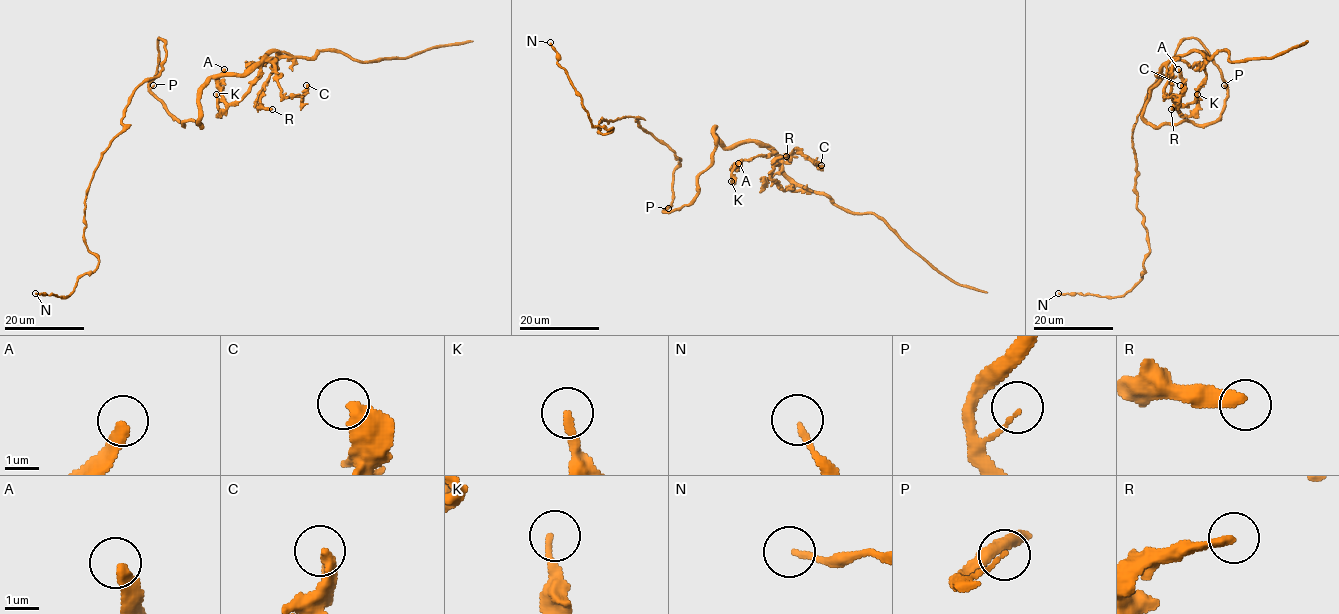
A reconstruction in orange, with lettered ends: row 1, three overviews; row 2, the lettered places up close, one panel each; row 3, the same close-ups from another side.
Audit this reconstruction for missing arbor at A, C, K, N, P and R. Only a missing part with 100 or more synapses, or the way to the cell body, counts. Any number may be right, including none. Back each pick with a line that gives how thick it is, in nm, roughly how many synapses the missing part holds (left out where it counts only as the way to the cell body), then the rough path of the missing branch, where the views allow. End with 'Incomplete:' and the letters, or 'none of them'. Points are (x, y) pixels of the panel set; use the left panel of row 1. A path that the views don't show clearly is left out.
Incomplete: none of them

